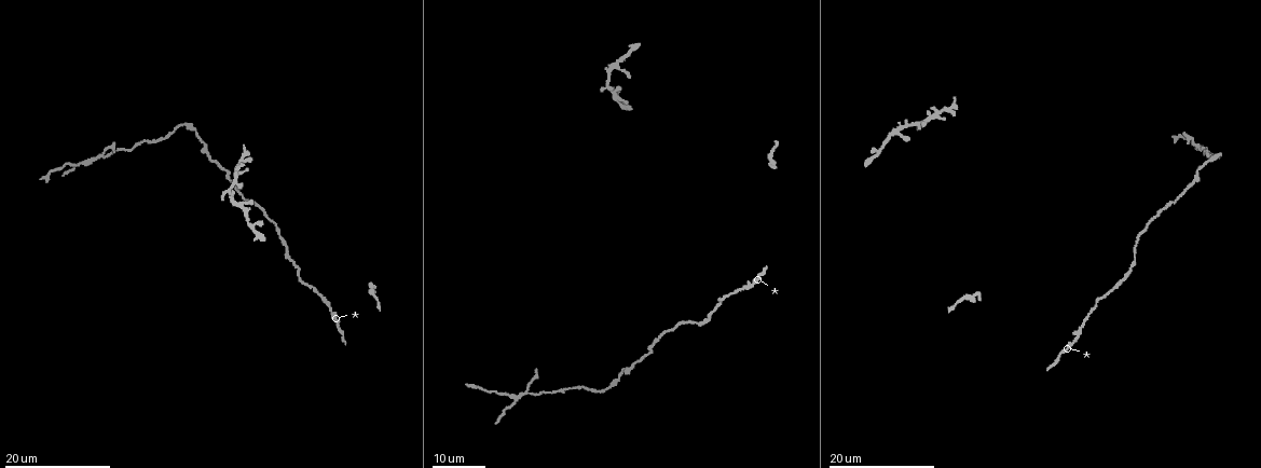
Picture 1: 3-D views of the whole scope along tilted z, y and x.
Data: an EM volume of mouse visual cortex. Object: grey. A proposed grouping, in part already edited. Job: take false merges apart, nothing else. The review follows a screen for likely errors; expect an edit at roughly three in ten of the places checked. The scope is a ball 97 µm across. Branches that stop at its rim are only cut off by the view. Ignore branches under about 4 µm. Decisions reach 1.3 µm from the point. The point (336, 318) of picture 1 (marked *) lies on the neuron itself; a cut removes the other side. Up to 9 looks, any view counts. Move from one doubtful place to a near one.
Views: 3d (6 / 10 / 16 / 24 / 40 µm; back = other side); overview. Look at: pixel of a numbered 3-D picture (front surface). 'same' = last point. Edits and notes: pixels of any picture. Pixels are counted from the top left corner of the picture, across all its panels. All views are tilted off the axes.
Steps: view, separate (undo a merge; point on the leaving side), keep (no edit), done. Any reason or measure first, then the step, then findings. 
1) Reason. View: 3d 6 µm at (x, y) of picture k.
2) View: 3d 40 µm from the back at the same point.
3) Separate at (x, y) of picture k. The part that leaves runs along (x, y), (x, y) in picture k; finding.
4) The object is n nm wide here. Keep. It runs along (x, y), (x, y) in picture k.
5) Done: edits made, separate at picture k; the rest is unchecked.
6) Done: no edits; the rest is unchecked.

View: 3d 16 µm at (771, 154) of picture 1.

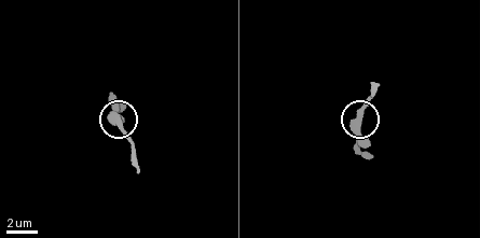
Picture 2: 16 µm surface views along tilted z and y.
Zoom in. View: 3d 6 µm at (109, 117) of picture 2.

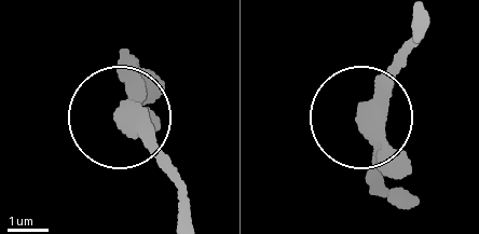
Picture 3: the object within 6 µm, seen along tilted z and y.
Keep. All the same neuron.

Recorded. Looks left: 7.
Calibre changes. View: 3d 24 µm at (556, 394) of picture 1.

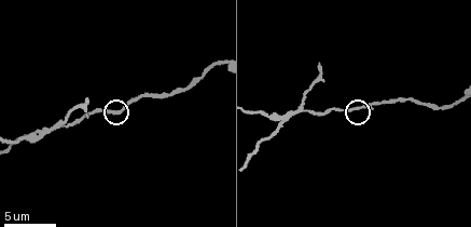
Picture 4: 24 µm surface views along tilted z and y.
View: 3d 6 µm at (114, 114) of picture 4.

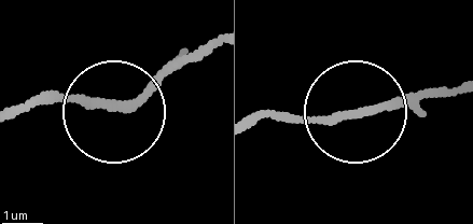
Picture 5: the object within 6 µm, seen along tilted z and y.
The object is 190 nm wide here. Keep. It runs along (457, 88), (332, 117), (253, 112) in picture 5; continuous, no second neuron.

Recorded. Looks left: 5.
Three-way junction. View: 3d 6 µm at (39, 131) of picture 4.

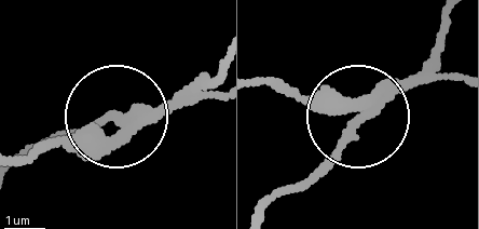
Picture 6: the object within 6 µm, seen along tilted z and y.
3 arms meet here. Separate at (202, 77) of picture 6. The part that leaves runs along (396, 89), (369, 100), (332, 150), (256, 215) in picture 6; a second neuron is stuck on.

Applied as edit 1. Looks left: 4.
Side arm on a straight run. View: 3d 24 µm at (205, 149) of picture 1.

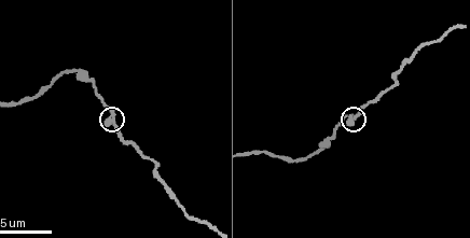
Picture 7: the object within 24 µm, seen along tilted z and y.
View: 3d 6 µm at (113, 121) of picture 7.

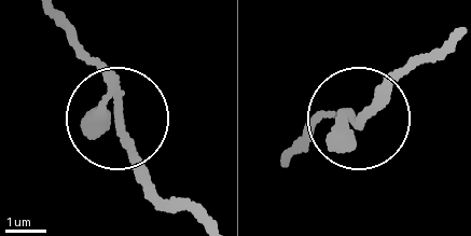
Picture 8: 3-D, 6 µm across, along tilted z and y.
Other side. View: 3d 6 µm from the back at (361, 116) of picture 8.

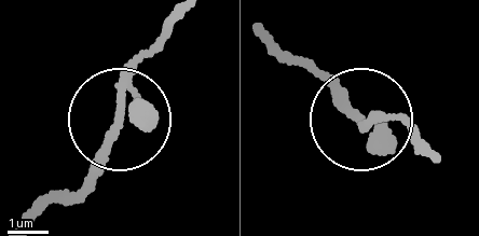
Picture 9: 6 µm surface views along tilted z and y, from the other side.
3 arms meet here. Keep. It runs along (264, 44), (319, 73), (353, 119), (405, 120) in picture 9; all the same neuron.

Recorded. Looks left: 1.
Done: edits made, separate at picture 6; the rest is unchecked.

